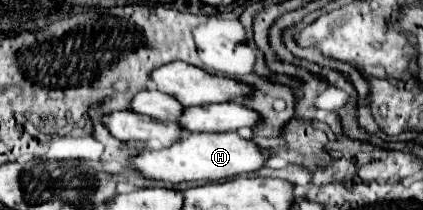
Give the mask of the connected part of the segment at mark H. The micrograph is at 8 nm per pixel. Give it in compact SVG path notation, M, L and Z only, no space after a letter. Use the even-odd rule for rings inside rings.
M187 133L169 149L161 151L143 151L135 159L135 169L149 179L183 183L183 181L223 181L237 175L247 175L263 169L271 159L259 145L251 139L243 139L237 133Z

